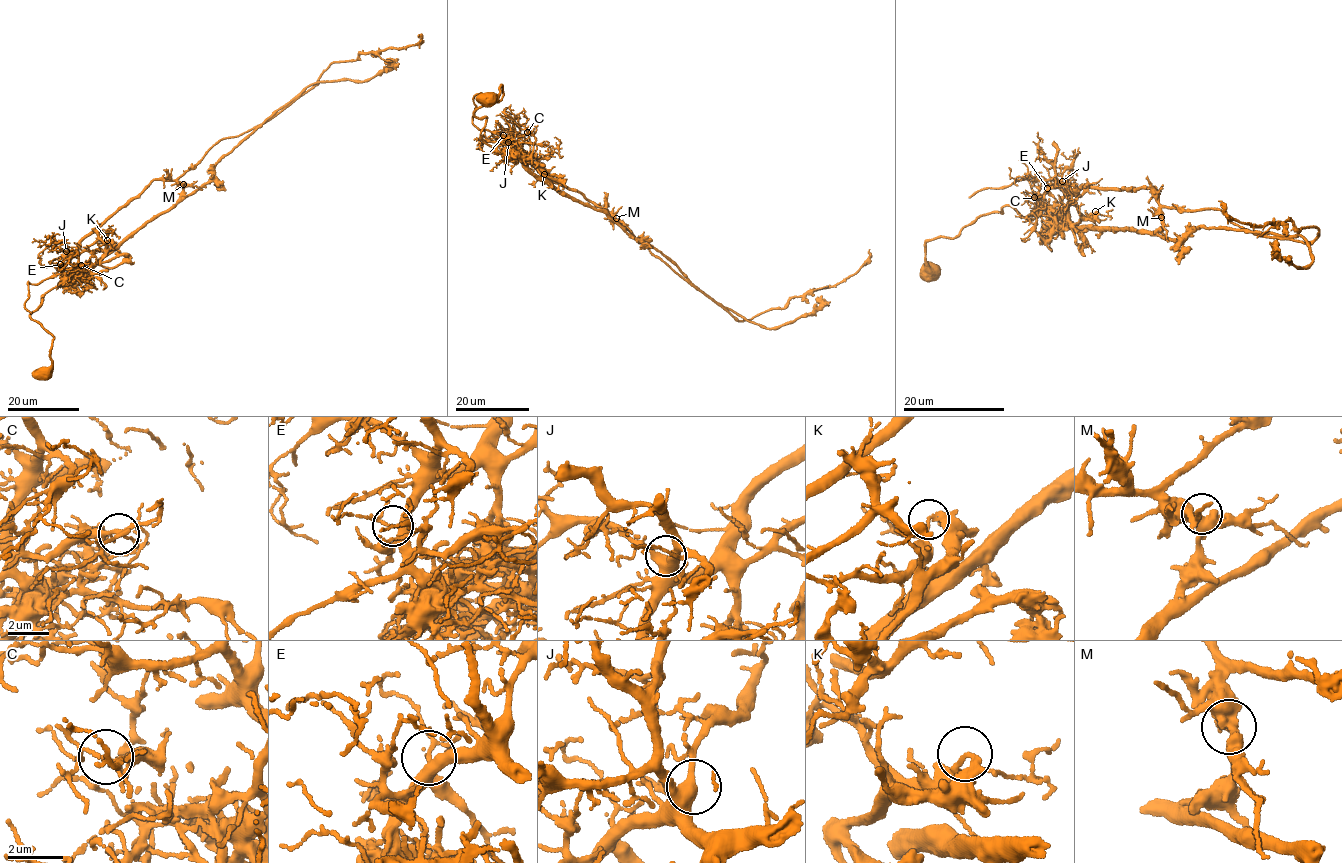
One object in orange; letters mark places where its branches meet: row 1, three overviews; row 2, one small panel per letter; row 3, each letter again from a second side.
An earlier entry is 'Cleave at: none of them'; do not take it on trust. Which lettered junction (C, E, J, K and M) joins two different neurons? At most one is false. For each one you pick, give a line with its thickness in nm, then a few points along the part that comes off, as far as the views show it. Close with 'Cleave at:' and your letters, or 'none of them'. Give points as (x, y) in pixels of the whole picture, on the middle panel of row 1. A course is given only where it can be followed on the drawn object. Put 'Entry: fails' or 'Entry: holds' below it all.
K: Thickness 170 nm. Course of the part to remove: (544, 175), (520, 150), (543, 176), (605, 208), (638, 242), (741, 320), (835, 286), (869, 249)
Cleave at: K
Entry: fails

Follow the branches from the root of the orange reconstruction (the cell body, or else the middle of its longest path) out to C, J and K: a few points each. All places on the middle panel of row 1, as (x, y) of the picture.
C: (488, 99), (501, 85), (503, 97), (474, 112), (486, 117), (480, 139), (496, 148), (510, 133), (527, 132)
J: (488, 99), (501, 85), (503, 97), (474, 112), (486, 117), (480, 139), (496, 148), (505, 137), (508, 142)
K: (488, 99), (501, 85), (503, 97), (474, 112), (486, 117), (480, 139), (544, 175)

